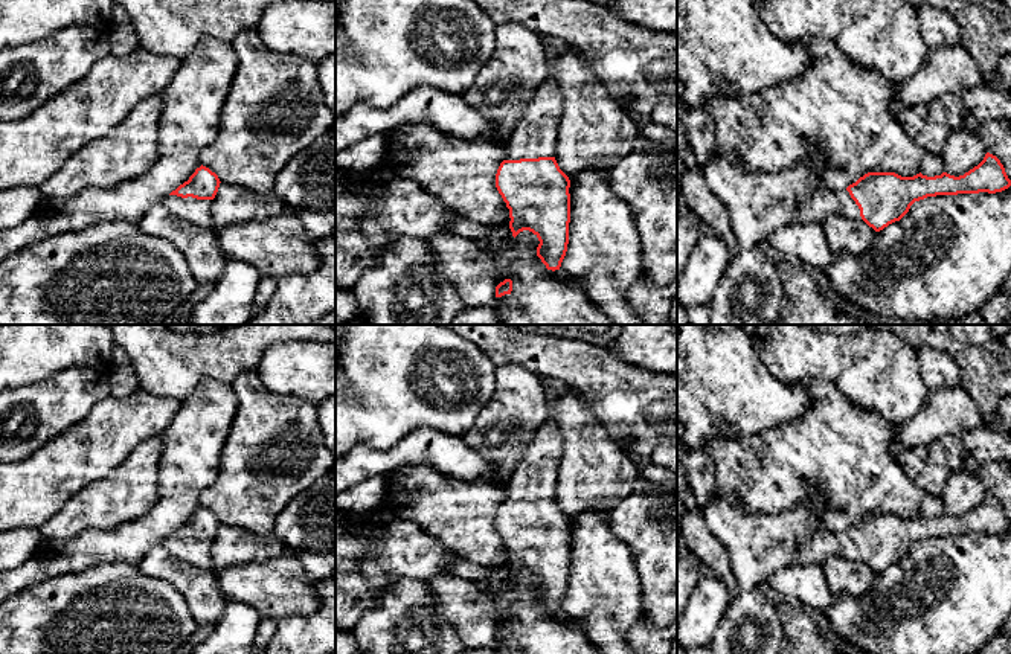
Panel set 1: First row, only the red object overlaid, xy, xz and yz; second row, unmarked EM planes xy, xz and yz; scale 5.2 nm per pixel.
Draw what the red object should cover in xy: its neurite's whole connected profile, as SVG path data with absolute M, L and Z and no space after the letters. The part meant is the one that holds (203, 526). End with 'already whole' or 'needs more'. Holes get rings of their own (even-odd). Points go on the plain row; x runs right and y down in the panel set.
M201 506L162 546L177 559L206 570L212 566L210 547L220 524L218 517Z; needs more

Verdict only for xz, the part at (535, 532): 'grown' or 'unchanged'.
grown

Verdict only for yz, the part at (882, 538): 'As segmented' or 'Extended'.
Extended

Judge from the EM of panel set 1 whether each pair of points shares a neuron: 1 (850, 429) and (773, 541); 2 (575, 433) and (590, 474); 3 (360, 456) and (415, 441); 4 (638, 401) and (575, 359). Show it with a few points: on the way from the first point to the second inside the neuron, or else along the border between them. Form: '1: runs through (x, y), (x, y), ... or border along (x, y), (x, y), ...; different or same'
1: border along (827, 497), (813, 485), (799, 502), (784, 508); different
2: runs through (586, 444), (590, 464); same
3: runs through (374, 458), (394, 458), (401, 453); same
4: runs through (622, 386), (590, 369); same

